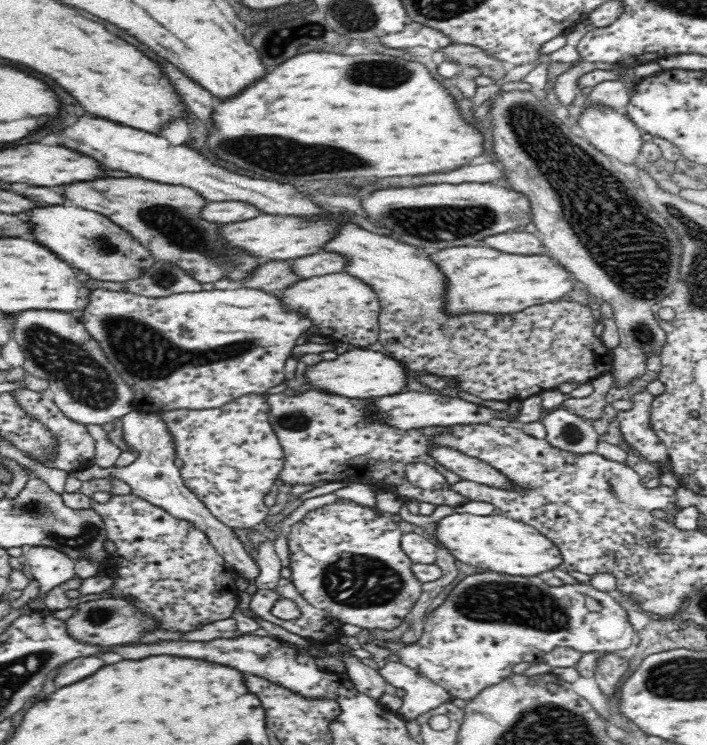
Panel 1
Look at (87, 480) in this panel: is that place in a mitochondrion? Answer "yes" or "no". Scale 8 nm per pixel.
no

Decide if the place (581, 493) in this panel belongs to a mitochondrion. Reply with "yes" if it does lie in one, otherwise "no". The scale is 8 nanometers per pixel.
no

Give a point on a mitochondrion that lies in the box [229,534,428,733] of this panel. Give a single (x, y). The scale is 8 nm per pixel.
(354, 580)

